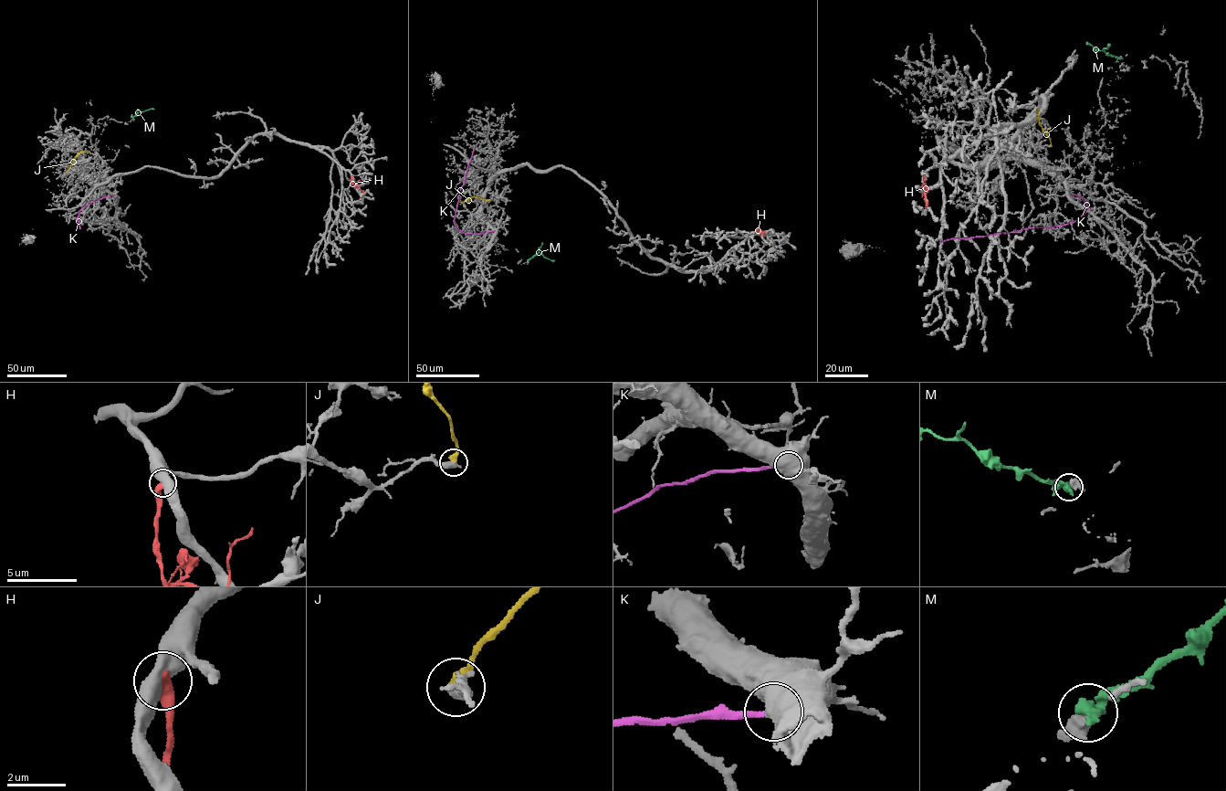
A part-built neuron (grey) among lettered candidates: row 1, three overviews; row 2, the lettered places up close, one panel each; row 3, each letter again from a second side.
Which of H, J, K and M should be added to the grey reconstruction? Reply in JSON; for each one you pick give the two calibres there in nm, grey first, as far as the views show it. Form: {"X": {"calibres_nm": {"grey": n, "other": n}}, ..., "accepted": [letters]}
{"accepted": []}

